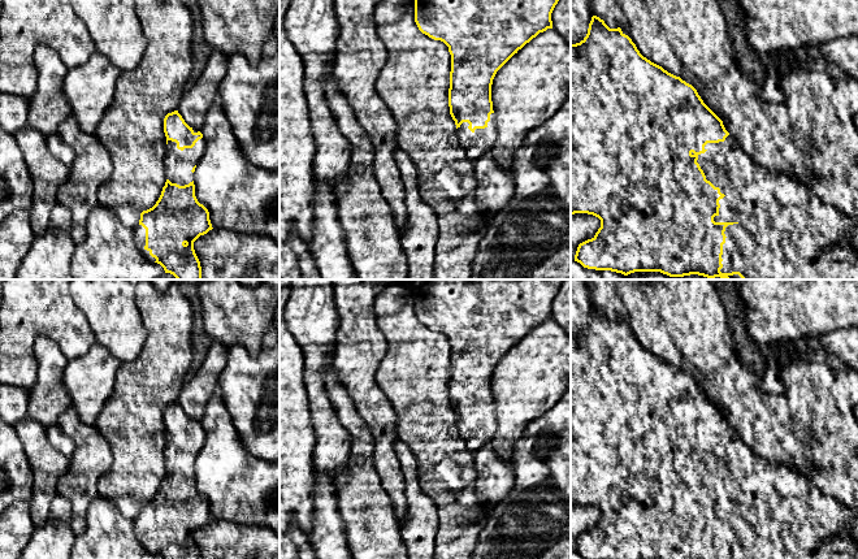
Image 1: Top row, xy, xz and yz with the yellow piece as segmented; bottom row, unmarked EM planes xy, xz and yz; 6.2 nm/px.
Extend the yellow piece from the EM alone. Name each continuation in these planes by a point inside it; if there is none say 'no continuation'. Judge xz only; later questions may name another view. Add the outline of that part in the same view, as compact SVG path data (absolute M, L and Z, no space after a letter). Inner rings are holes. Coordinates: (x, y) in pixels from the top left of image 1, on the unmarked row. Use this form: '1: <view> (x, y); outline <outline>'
1: xz (475, 436); outline M494 404L490 406L490 412L485 420L476 420L473 424L468 420L469 415L463 413L456 425L468 451L474 454L486 443L491 442L498 421L494 412Z

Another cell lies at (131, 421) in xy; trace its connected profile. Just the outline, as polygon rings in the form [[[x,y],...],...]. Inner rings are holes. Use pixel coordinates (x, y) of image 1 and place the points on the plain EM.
[[[142,280],[135,289],[135,302],[147,332],[144,348],[135,360],[122,361],[113,394],[95,421],[95,428],[108,441],[113,455],[110,469],[98,482],[98,494],[110,499],[118,511],[131,520],[139,516],[140,504],[156,495],[166,473],[164,410],[178,402],[185,376],[191,367],[195,324],[194,304],[174,281],[165,291],[160,291],[147,280]]]

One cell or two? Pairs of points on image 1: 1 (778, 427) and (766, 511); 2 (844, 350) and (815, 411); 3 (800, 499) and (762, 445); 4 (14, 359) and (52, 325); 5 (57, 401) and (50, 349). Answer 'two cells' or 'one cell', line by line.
1: two cells
2: two cells
3: two cells
4: one cell
5: one cell

